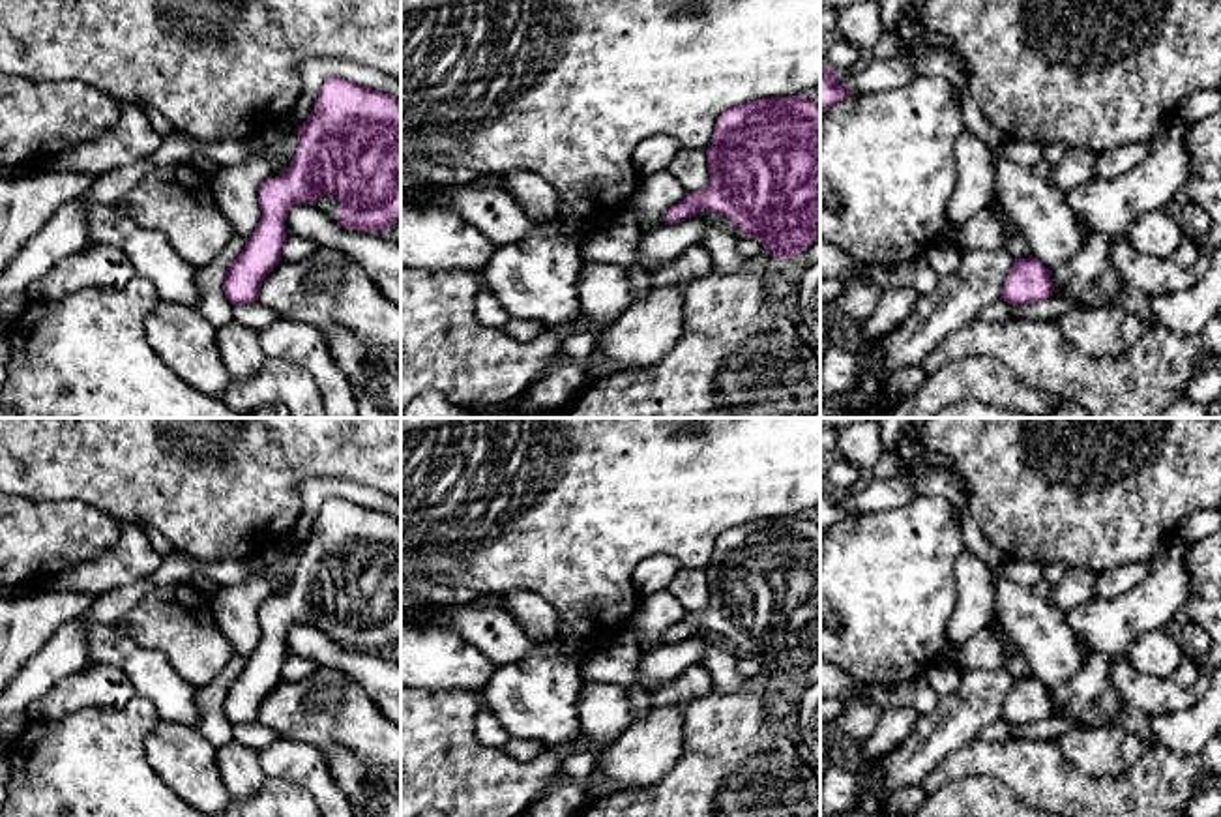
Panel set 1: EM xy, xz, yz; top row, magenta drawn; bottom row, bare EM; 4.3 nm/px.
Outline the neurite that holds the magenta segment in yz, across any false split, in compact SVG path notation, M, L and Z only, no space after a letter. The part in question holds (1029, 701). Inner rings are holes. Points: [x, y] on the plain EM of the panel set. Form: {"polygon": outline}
{"polygon": "M1030 675L1028 678L1013 680L1000 720L1019 727L1047 720L1052 710L1051 690Z"}

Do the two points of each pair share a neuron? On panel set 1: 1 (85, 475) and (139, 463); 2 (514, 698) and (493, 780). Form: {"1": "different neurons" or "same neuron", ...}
{"1": "same neuron", "2": "different neurons"}

